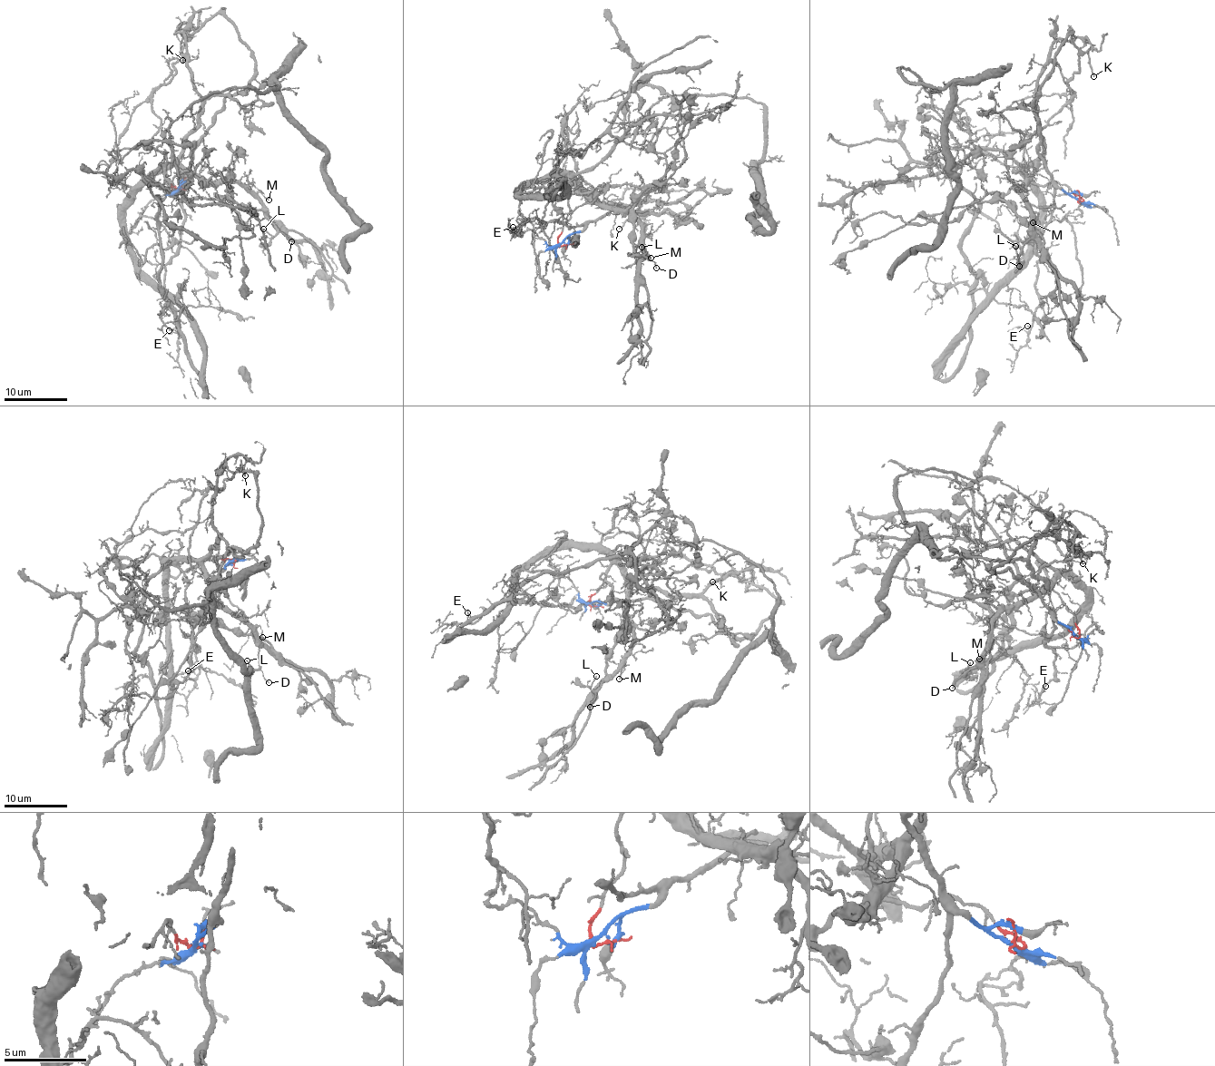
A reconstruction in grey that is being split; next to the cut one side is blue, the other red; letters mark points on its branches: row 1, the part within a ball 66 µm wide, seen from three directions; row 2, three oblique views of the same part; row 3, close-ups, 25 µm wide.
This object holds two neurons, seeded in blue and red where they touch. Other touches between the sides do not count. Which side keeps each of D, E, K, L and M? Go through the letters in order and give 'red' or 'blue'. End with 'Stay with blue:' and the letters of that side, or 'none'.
D: red
E: blue
K: blue
L: red
M: red
Stay with blue: E, K

